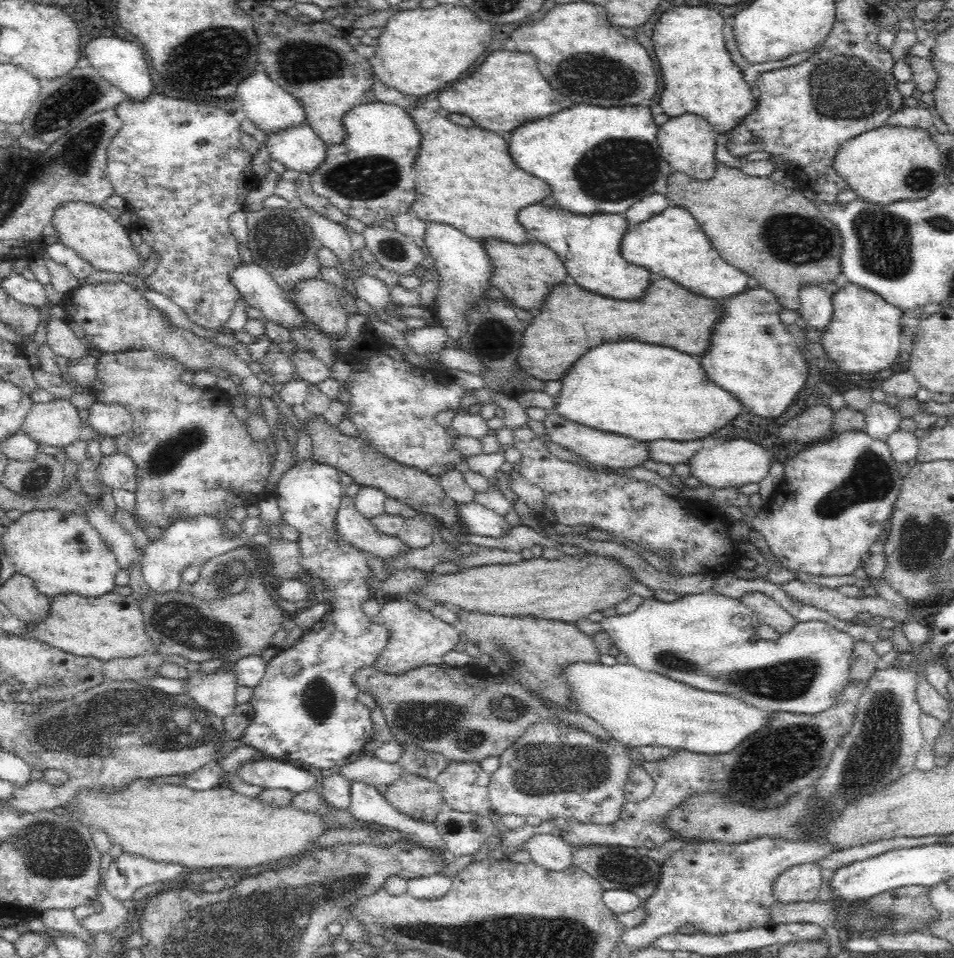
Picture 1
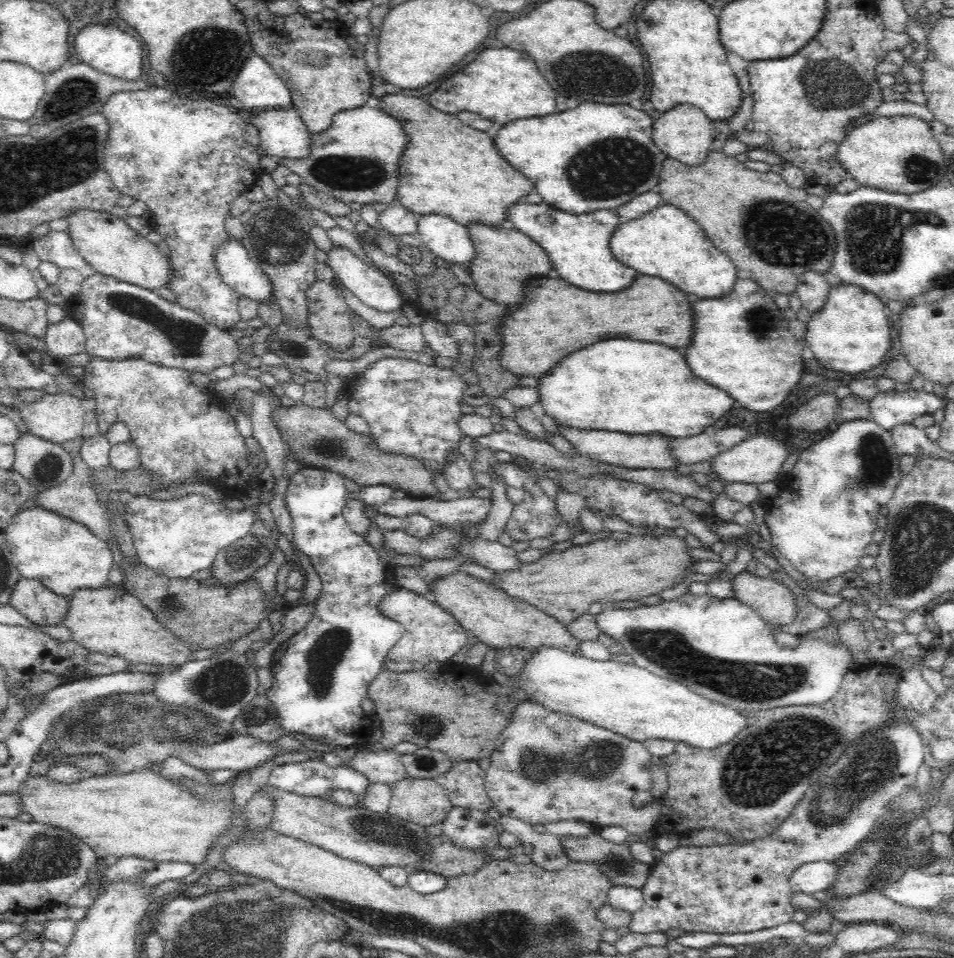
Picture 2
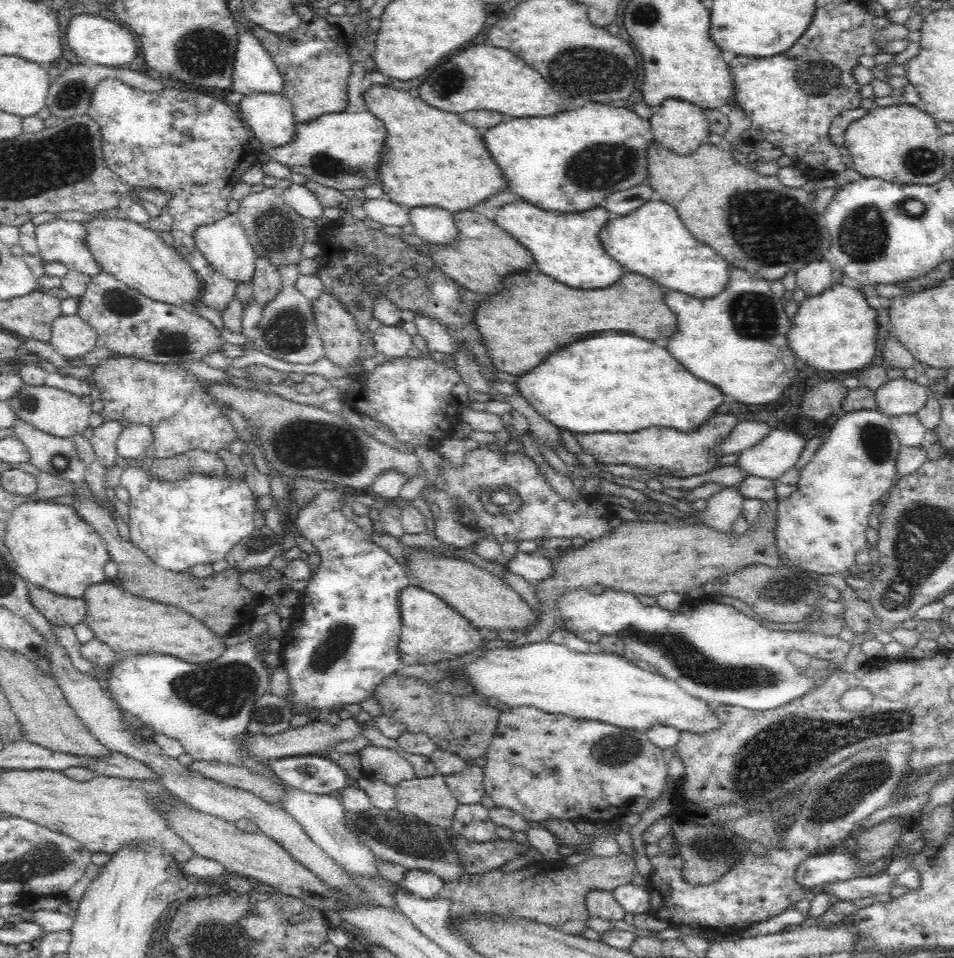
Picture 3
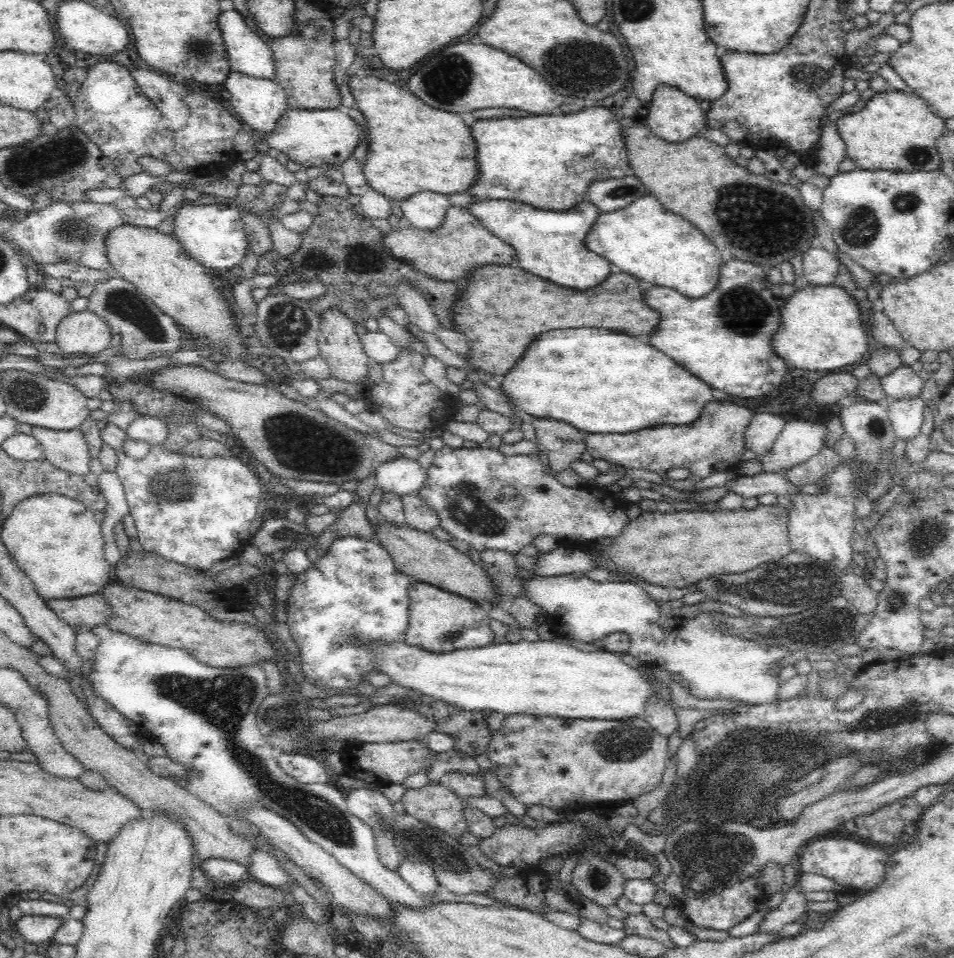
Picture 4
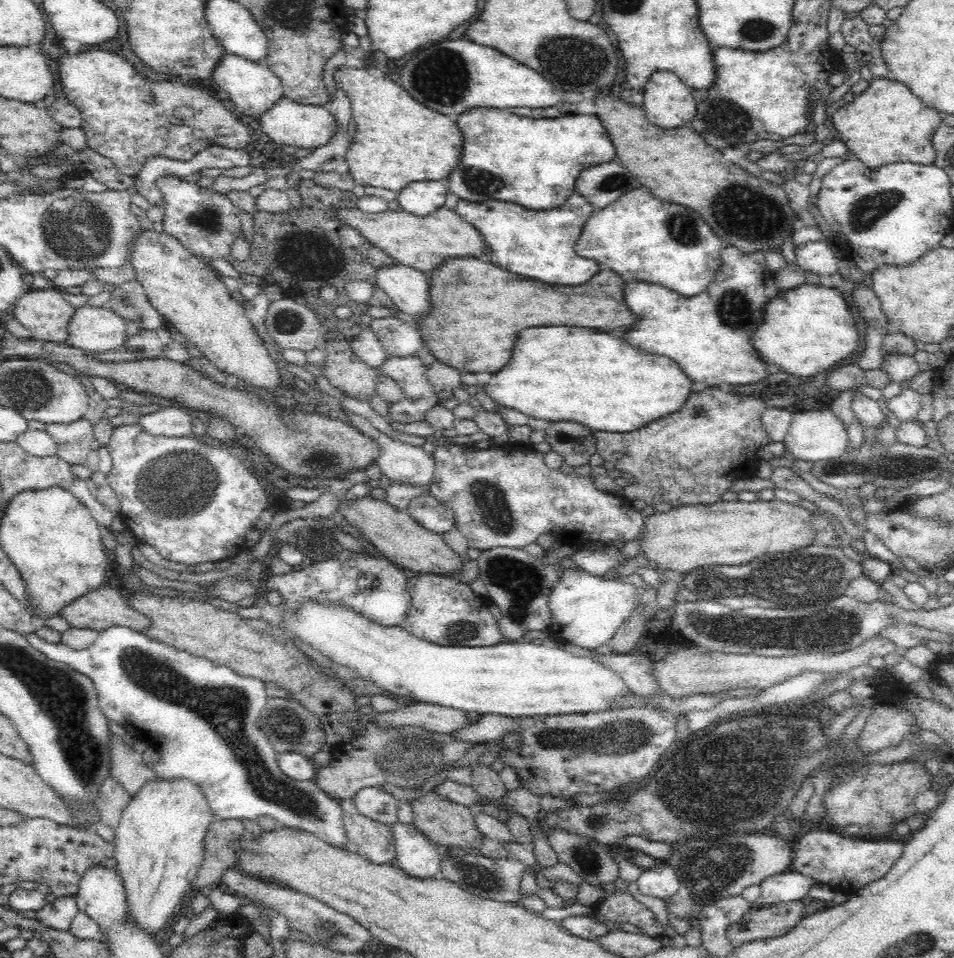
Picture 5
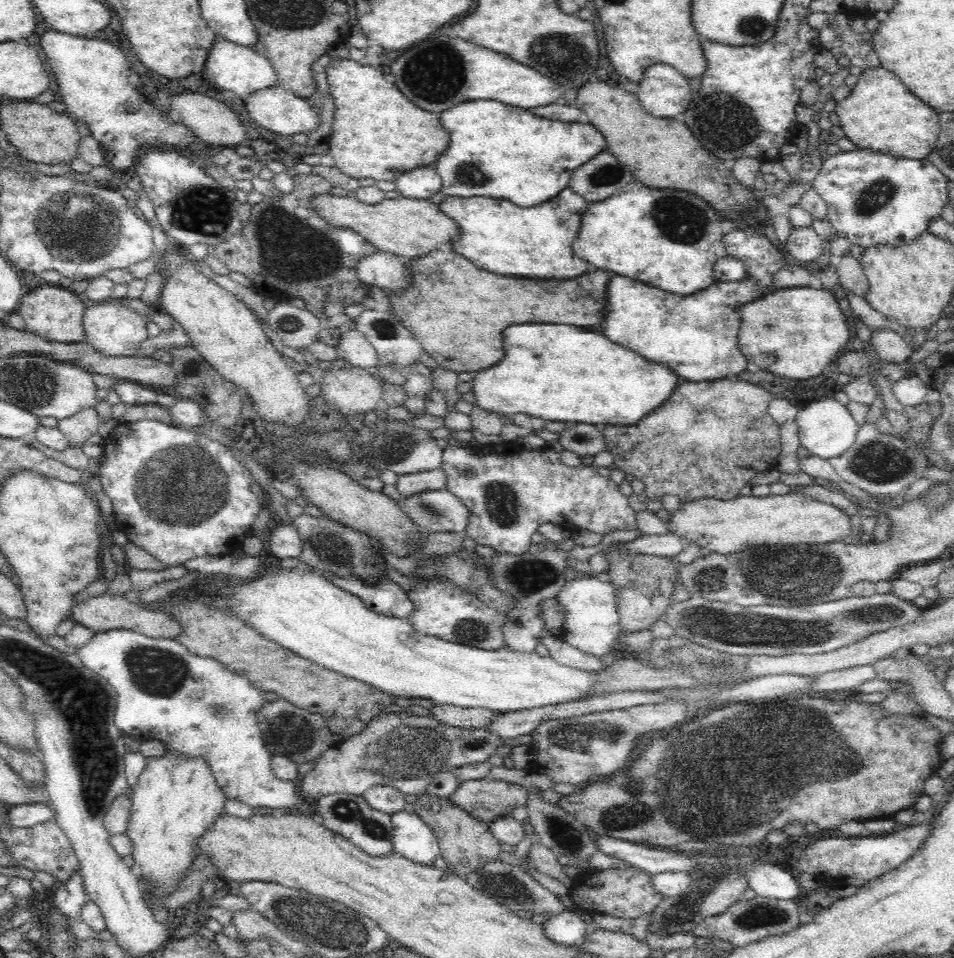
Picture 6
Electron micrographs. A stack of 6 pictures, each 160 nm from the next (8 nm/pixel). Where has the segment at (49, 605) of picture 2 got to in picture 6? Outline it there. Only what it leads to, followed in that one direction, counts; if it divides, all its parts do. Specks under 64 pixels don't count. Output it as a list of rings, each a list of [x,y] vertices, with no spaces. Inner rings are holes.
[[[105,595],[88,598],[75,603],[71,608],[70,617],[76,622],[90,628],[95,633],[112,629],[126,629],[139,632],[155,639],[175,639],[181,635],[182,625],[171,614],[162,610],[147,610],[143,605],[126,600],[124,595]]]

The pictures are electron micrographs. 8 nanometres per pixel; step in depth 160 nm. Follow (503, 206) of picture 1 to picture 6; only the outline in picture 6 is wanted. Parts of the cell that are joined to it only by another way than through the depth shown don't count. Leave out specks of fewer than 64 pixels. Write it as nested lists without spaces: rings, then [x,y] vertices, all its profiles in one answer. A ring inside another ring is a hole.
[[[332,58],[324,72],[326,72],[329,84],[329,97],[334,100],[334,111],[332,132],[325,139],[322,152],[327,152],[332,156],[334,167],[340,169],[346,176],[358,179],[396,181],[400,174],[410,168],[426,166],[426,164],[435,166],[438,154],[450,142],[450,135],[446,134],[436,114],[408,100],[392,81],[385,78],[384,73],[364,61]]]

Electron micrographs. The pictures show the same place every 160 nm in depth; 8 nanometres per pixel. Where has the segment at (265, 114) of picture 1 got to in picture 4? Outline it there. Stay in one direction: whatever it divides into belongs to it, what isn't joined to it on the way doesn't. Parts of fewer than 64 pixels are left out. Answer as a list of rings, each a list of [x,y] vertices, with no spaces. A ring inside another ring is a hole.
[[[235,8],[222,10],[218,24],[231,70],[275,80],[272,49],[257,30],[246,24],[241,12]]]

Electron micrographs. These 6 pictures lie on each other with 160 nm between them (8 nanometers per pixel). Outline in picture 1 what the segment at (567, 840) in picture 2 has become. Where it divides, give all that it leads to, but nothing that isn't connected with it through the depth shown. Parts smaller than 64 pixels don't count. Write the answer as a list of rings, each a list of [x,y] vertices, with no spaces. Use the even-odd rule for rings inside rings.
[[[588,844],[588,846],[571,846],[570,852],[573,864],[592,875],[604,890],[614,888],[629,890],[637,894],[641,900],[646,900],[654,892],[654,888],[658,886],[660,862],[640,855],[636,848]]]

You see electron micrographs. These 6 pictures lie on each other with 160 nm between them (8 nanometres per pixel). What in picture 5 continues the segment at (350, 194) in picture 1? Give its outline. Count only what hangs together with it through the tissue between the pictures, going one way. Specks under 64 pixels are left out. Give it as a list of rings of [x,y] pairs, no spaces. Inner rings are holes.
[[[284,95],[275,100],[266,112],[262,112],[256,122],[262,126],[262,132],[270,136],[272,142],[278,144],[278,148],[283,144],[296,145],[298,149],[324,146],[338,128],[336,119],[325,106],[300,104]]]

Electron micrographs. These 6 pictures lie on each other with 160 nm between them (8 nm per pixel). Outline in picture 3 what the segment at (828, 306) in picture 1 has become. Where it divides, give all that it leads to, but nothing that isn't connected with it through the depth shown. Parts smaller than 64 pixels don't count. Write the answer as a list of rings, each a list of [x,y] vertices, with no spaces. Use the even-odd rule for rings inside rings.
[[[818,258],[796,271],[797,286],[807,296],[816,296],[833,286],[833,266],[830,258]]]

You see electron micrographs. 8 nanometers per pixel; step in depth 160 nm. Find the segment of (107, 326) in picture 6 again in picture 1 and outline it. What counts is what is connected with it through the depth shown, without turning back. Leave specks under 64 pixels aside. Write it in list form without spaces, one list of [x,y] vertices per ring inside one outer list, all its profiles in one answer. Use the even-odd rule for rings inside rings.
[[[50,320],[48,322],[47,344],[54,355],[69,358],[71,362],[82,358],[89,350],[88,346],[74,334],[68,324],[69,320]]]

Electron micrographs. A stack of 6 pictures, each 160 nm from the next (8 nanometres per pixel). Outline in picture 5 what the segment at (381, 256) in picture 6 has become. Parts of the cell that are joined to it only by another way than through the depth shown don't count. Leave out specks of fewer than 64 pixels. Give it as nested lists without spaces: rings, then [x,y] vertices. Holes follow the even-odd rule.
[[[396,264],[376,272],[377,287],[392,299],[394,308],[413,315],[425,316],[430,308],[428,280],[425,272]]]

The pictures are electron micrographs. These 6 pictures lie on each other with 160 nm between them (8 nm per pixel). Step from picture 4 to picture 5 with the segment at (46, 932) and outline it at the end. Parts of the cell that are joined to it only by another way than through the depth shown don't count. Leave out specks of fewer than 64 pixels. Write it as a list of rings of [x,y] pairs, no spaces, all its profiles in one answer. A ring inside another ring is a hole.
[[[66,894],[56,897],[51,903],[44,904],[38,910],[37,919],[52,928],[54,933],[58,930],[68,931],[78,911],[77,897]]]

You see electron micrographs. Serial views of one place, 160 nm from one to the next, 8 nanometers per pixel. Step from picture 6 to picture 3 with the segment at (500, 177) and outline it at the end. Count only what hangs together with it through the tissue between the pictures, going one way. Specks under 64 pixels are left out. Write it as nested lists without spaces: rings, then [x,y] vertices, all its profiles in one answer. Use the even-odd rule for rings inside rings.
[[[588,102],[572,112],[536,118],[504,118],[486,130],[484,144],[507,183],[506,192],[547,212],[583,212],[598,207],[606,196],[648,180],[646,146],[655,140],[650,121],[641,118],[631,107],[604,106]]]

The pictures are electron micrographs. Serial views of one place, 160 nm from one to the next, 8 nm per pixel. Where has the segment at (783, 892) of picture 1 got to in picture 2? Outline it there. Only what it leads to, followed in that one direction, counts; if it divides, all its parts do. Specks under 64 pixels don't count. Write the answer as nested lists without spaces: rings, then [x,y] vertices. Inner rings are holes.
[[[834,861],[807,862],[799,866],[790,876],[789,883],[794,894],[805,892],[812,895],[814,892],[828,892],[835,884],[839,865]]]

